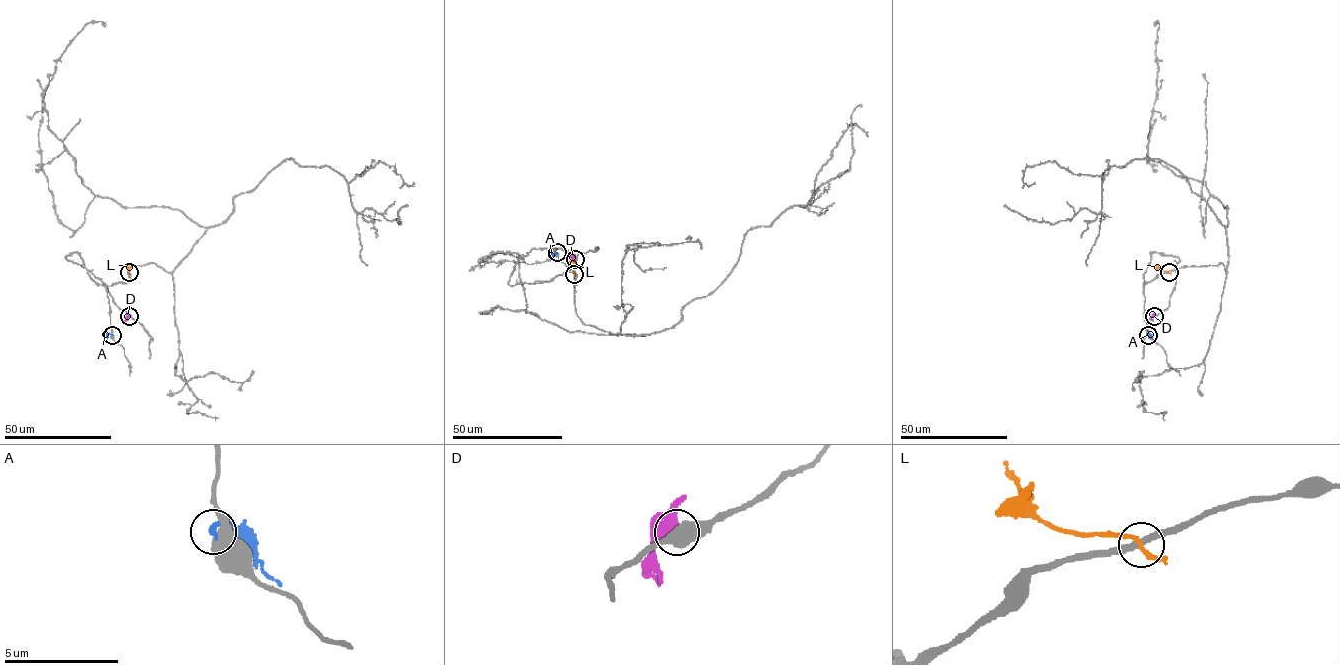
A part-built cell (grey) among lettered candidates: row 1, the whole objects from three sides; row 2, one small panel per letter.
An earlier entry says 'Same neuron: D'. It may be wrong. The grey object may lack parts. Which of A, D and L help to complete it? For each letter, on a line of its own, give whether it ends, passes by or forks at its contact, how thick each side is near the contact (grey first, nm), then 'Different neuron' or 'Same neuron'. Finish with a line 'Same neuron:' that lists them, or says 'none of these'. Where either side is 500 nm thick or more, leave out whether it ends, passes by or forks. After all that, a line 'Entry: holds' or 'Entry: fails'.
A: Thickness 500 nm (grey) against 260 nm. Different neuron
D: Thickness 550 nm (grey) against 130 nm. Different neuron
L: It passes by. Thickness 260 nm (grey) against 170 nm. Different neuron
Same neuron: none of these
Entry: fails

